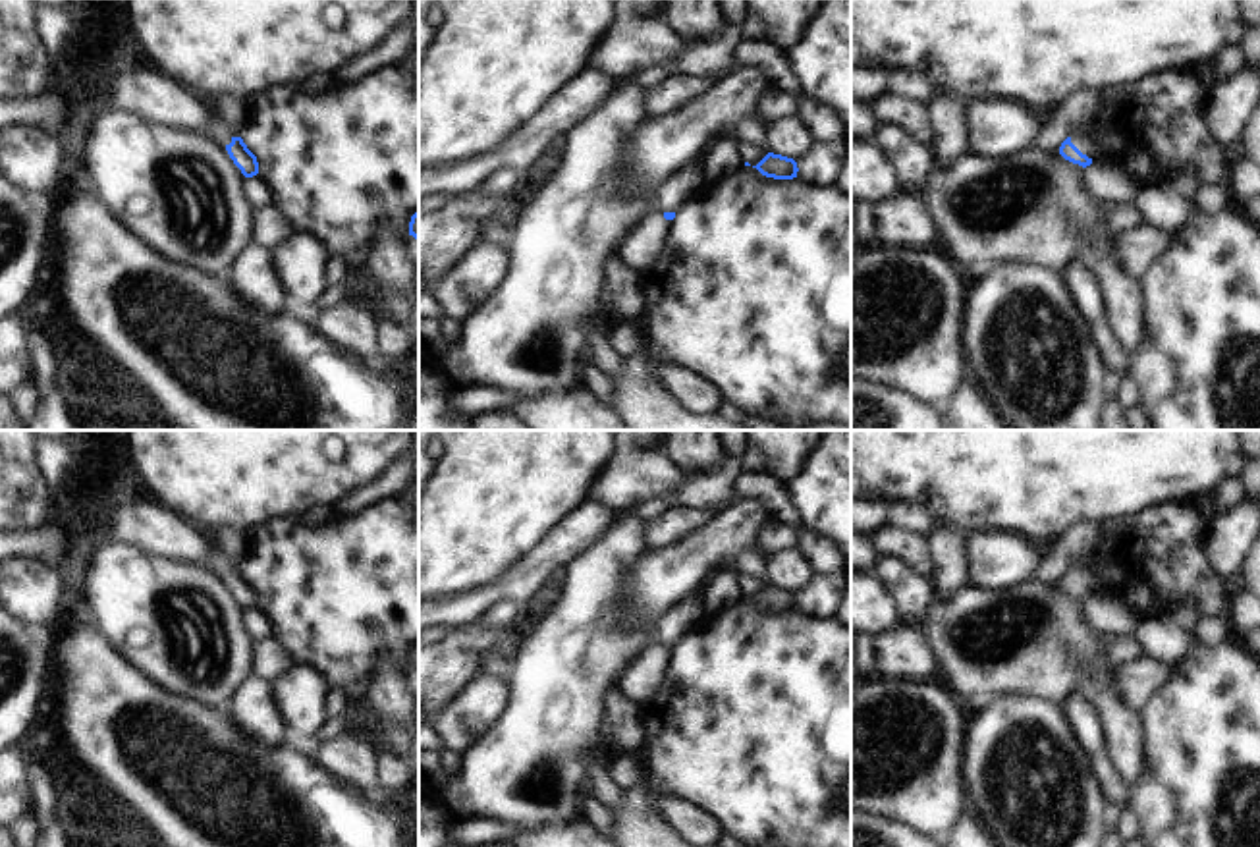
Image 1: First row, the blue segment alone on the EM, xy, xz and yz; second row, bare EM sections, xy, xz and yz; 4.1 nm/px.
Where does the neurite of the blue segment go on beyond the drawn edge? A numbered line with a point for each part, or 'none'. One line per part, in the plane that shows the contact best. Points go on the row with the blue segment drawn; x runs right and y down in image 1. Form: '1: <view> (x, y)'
1: yz (1083, 136)

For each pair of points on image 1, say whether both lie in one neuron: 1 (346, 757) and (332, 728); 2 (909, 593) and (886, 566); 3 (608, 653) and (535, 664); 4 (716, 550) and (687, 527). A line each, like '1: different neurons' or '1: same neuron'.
1: different neurons
2: same neuron
3: same neuron
4: different neurons

